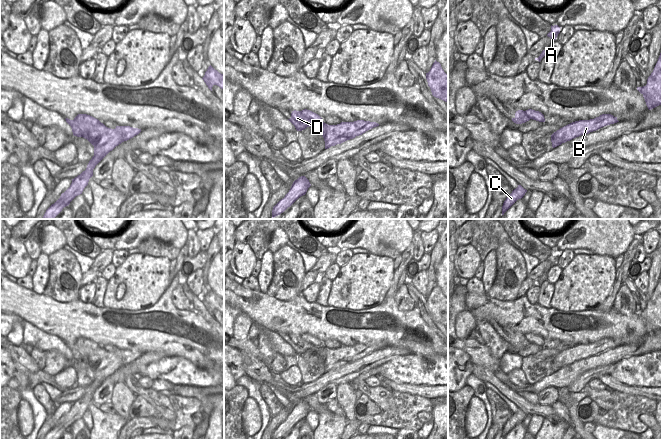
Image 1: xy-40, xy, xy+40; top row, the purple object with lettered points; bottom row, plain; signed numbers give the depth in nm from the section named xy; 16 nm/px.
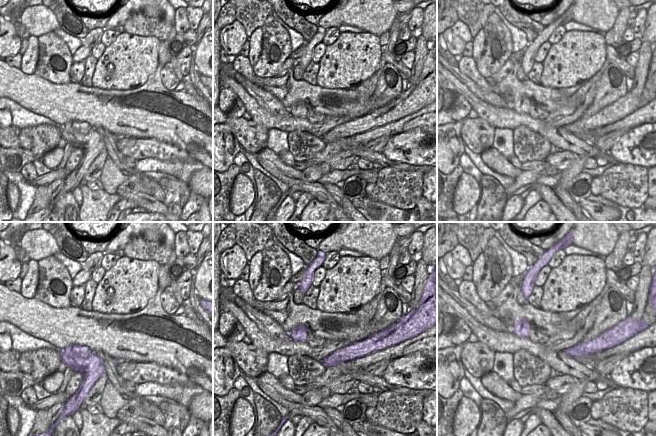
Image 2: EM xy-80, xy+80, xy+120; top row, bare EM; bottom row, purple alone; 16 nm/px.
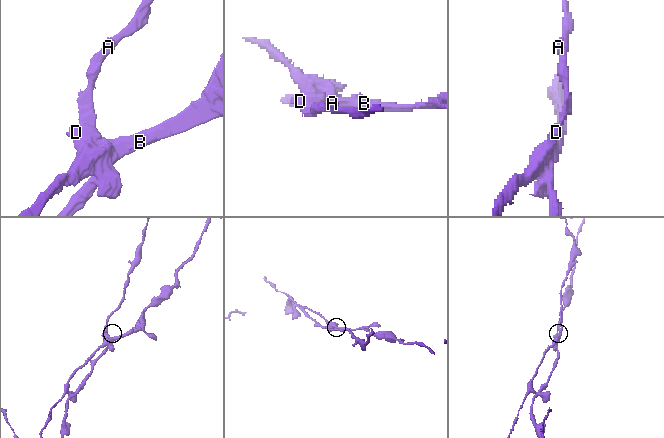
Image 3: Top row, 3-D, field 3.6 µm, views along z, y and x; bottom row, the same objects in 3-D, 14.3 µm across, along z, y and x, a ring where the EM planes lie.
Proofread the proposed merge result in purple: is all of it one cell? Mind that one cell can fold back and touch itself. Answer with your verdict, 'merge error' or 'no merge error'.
merge error

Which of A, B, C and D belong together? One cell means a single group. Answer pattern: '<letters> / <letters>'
A D / B C

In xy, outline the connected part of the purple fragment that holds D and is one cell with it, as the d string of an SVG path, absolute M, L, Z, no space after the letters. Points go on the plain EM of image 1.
M304 333L302 335L292 335L291 342L288 343L297 355L302 355L307 351L314 352L320 357L325 365L325 373L341 368L349 364L349 360L338 349L328 349L316 337Z

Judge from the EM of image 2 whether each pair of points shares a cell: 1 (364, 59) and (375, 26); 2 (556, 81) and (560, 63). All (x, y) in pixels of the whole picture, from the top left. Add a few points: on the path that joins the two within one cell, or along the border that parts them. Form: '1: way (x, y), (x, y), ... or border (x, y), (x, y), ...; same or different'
1: border (365, 31), (379, 36); different
2: way (556, 77), (561, 67); same

